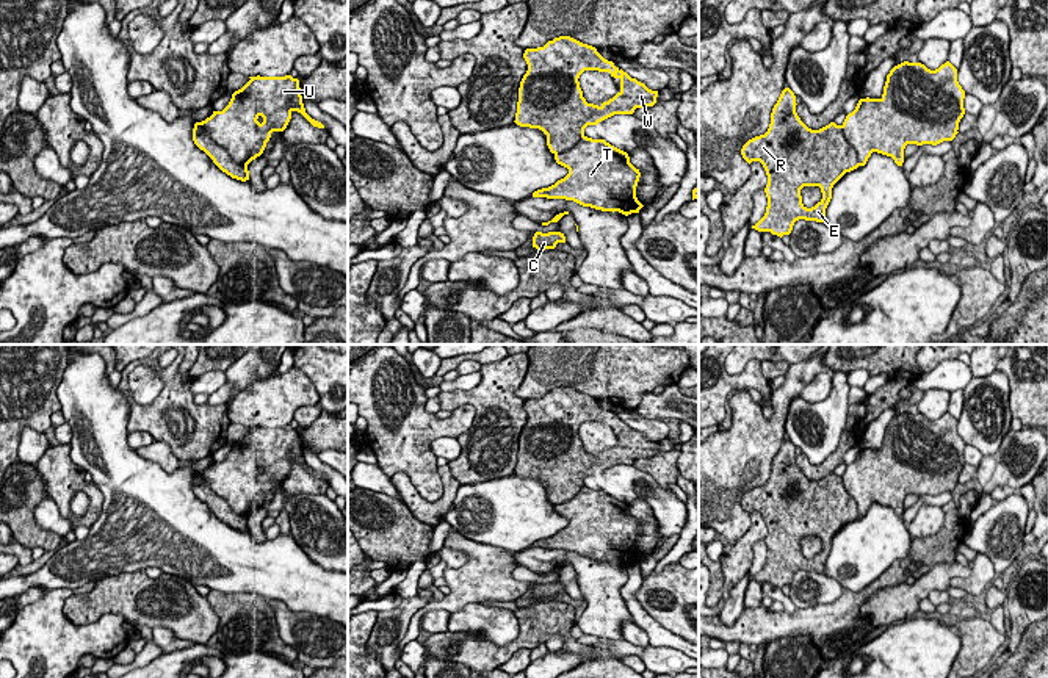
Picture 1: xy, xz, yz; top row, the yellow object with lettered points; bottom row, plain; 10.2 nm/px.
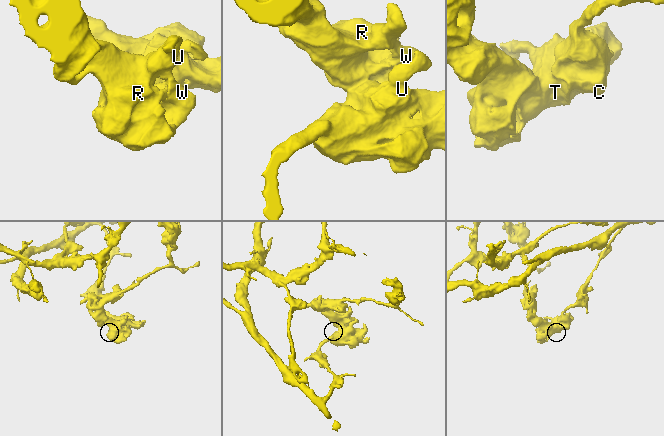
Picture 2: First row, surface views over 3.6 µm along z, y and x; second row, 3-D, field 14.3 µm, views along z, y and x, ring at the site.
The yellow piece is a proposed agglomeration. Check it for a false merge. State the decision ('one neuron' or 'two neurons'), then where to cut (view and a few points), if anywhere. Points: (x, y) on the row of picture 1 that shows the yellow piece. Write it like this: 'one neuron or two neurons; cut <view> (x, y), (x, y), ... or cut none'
two neurons; cut xy (201, 122), (202, 129), (234, 162), (246, 166)

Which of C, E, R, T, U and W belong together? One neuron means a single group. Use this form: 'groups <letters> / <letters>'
groups C T U / E R W

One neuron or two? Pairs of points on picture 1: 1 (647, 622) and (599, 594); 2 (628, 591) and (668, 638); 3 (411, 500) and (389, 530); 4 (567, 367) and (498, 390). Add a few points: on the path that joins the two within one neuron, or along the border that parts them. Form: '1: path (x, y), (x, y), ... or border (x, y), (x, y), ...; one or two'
1: border (627, 577), (621, 597), (633, 620); two
2: path (632, 603), (655, 631); one
3: border (401, 500), (419, 520), (431, 526); two
4: border (528, 360), (528, 370), (516, 392), (522, 400); two

